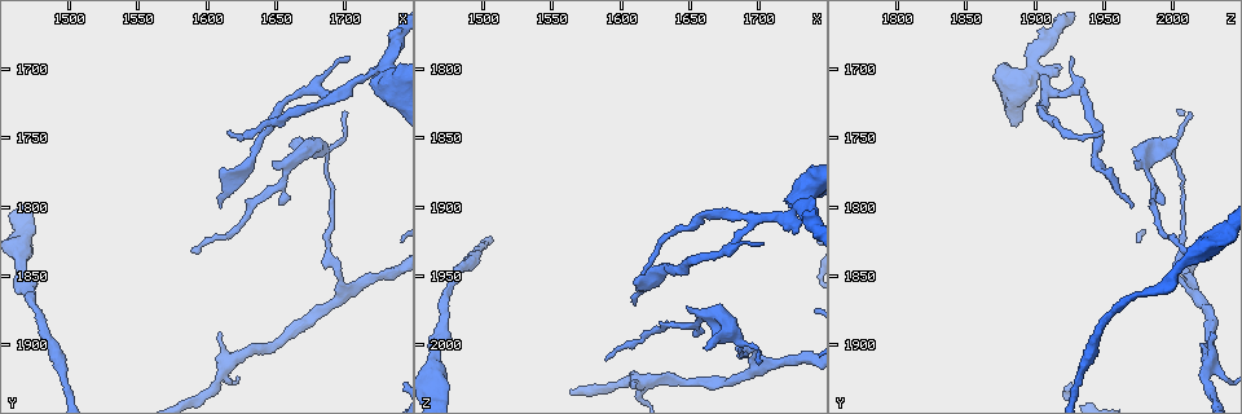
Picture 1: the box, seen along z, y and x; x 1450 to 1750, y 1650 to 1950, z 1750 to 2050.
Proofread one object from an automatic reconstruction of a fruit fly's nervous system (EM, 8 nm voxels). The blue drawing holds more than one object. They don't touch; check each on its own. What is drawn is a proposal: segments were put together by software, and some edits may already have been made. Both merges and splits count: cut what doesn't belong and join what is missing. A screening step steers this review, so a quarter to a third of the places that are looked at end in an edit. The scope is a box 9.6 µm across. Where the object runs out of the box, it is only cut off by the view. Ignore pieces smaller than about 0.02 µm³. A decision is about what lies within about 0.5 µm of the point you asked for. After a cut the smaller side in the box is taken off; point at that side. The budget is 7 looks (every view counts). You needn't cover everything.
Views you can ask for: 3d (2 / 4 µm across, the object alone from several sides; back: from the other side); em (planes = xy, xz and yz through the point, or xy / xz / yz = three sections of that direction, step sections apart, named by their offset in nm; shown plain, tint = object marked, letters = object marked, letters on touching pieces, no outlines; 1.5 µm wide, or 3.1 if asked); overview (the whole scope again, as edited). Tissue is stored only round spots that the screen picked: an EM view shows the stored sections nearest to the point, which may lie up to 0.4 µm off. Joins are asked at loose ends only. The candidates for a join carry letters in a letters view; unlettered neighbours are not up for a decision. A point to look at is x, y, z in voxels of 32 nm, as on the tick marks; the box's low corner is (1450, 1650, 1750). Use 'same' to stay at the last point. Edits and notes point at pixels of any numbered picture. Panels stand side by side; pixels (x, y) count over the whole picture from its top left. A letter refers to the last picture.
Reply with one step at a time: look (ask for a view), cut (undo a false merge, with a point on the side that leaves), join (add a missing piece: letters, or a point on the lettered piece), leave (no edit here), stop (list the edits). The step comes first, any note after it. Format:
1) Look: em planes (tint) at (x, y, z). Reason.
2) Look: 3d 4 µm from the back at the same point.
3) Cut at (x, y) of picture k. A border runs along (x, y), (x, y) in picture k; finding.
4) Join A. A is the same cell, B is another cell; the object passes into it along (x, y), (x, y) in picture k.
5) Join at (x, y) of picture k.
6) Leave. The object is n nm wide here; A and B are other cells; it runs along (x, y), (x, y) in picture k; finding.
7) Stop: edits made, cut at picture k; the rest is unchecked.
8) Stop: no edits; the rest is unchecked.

Look: 3d 4 µm at (1616, 1744, 1948). Long arm stops here.

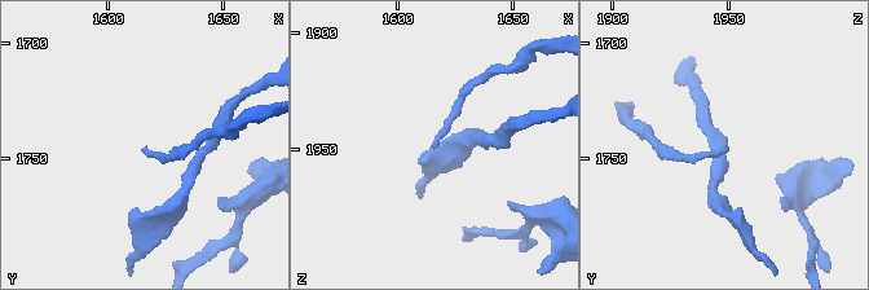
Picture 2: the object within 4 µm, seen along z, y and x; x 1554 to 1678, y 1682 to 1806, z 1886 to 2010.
Look: em planes (letters) at (1615, 1745, 1949).

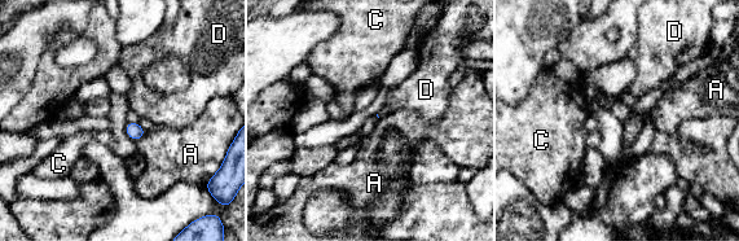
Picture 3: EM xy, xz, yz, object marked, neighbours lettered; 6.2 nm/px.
Leave. A, C and D are other cells; no lettered piece goes on from it.

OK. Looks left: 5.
Look: em planes (letters) at (1662, 1754, 2004).

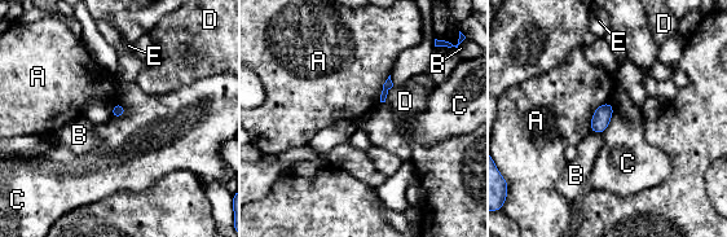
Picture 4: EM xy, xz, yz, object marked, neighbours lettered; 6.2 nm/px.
Leave. A, B, C, D and E are other cells; a border runs along (609, 101), (612, 117), (602, 134) in picture 4; no lettered piece goes on from it.

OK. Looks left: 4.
Look: 3d 4 µm at (1728, 1702, 1898).

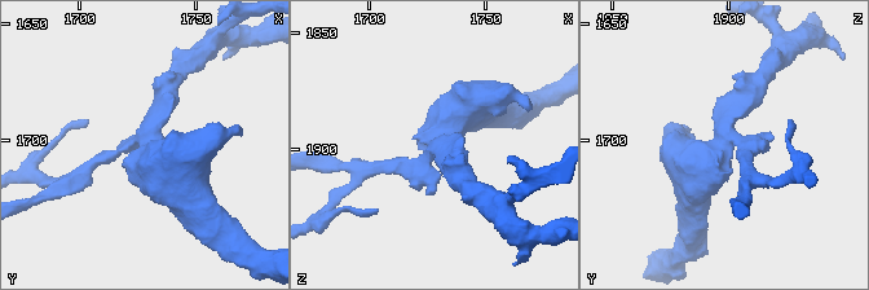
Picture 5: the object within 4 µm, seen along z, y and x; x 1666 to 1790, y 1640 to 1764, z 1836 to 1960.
Look: em planes (letters) at (1728, 1702, 1900).

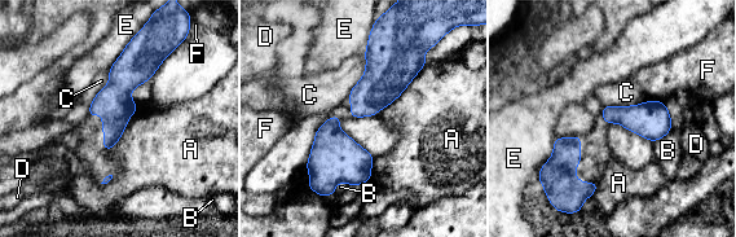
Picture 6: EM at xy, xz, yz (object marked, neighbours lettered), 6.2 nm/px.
Leave. A, B, C, D, E and F are other cells; it runs along (137, 49), (115, 96), (106, 146) in picture 6; one cell here.

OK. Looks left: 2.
Stop: no edits; the rest is unchecked.

